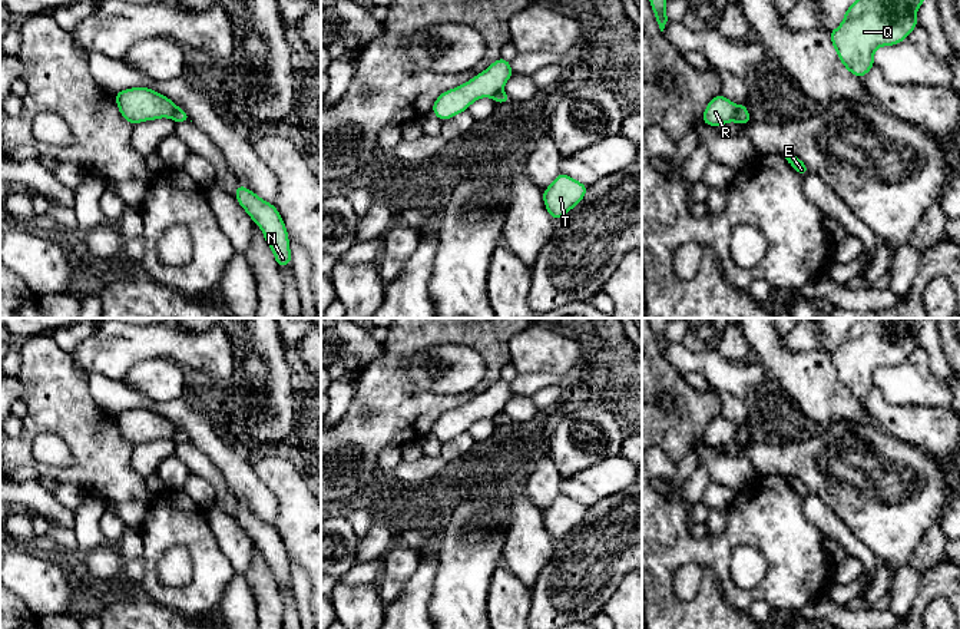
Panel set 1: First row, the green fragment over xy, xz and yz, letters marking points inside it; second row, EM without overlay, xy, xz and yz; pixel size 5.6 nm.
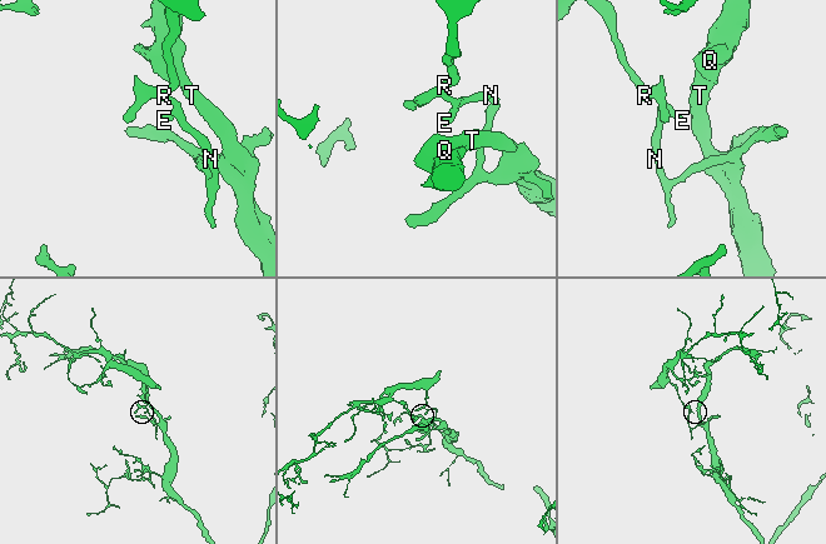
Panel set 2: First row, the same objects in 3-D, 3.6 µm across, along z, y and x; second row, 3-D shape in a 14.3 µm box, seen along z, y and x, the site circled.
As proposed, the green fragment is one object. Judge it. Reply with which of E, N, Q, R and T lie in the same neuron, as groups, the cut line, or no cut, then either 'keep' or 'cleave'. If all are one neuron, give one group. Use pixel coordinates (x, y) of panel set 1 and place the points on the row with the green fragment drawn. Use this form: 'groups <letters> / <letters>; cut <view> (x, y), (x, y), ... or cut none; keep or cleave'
groups E N Q T / R; cut yz (740, 106), (734, 121); cleave

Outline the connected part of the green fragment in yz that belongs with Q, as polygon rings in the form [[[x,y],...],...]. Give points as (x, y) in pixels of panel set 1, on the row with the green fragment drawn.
[[[855,0],[845,11],[841,24],[830,32],[831,44],[845,69],[857,77],[874,66],[874,52],[883,46],[901,43],[916,27],[916,13],[924,0]]]

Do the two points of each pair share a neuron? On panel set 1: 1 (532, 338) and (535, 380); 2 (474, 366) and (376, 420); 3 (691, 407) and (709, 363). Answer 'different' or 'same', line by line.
1: different
2: different
3: different

